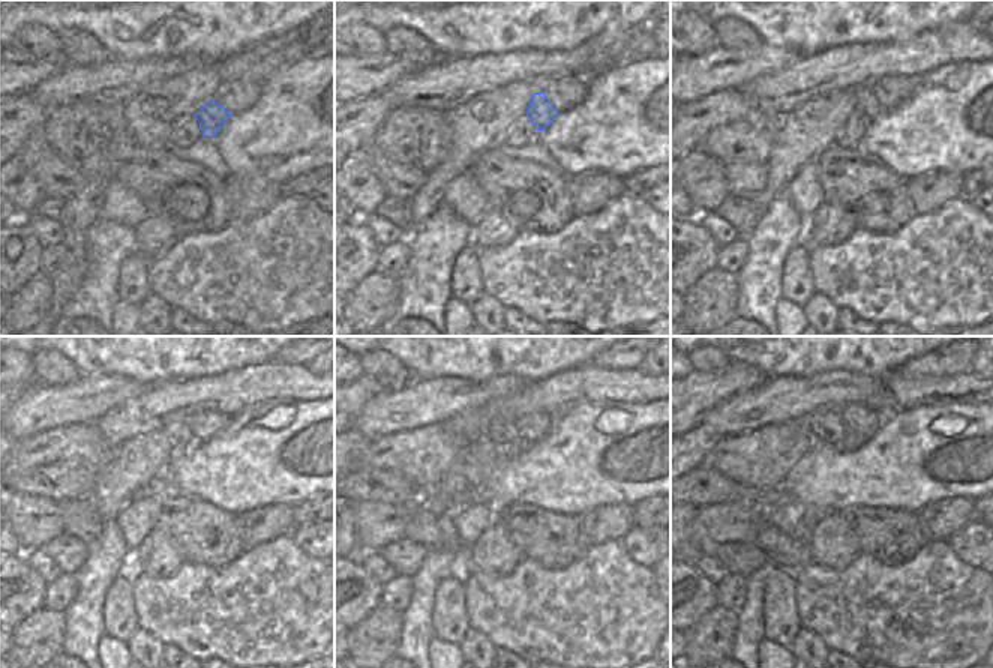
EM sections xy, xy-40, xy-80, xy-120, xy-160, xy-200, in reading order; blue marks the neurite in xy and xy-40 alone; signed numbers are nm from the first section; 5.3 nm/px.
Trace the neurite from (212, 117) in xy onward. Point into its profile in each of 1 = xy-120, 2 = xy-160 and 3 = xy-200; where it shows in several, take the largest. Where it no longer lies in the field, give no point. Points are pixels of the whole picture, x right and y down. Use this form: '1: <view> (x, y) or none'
1: xy-120 (176, 431)
2: xy-160 (503, 433)
3: xy-200 (825, 425)

